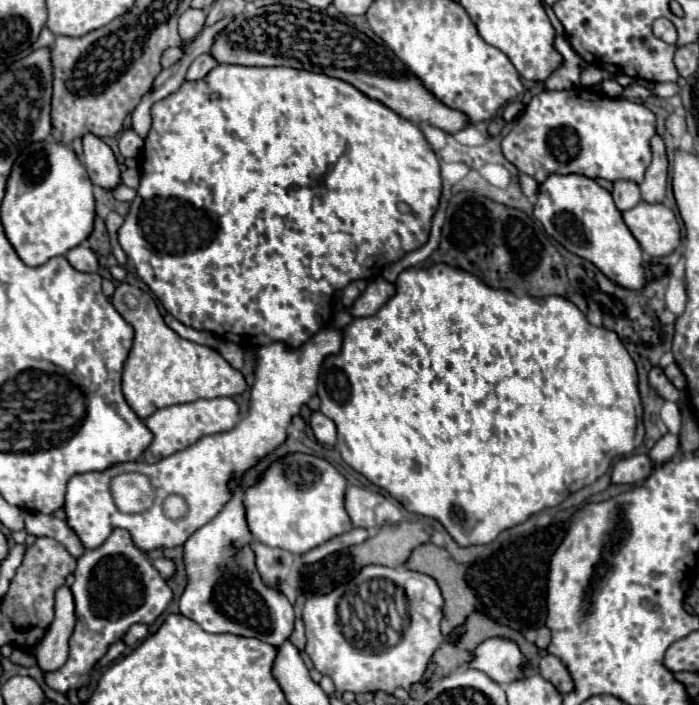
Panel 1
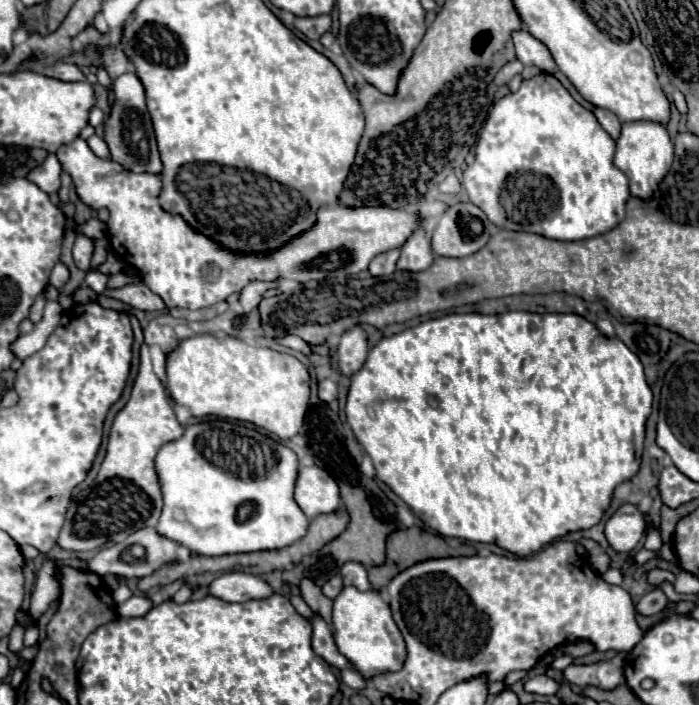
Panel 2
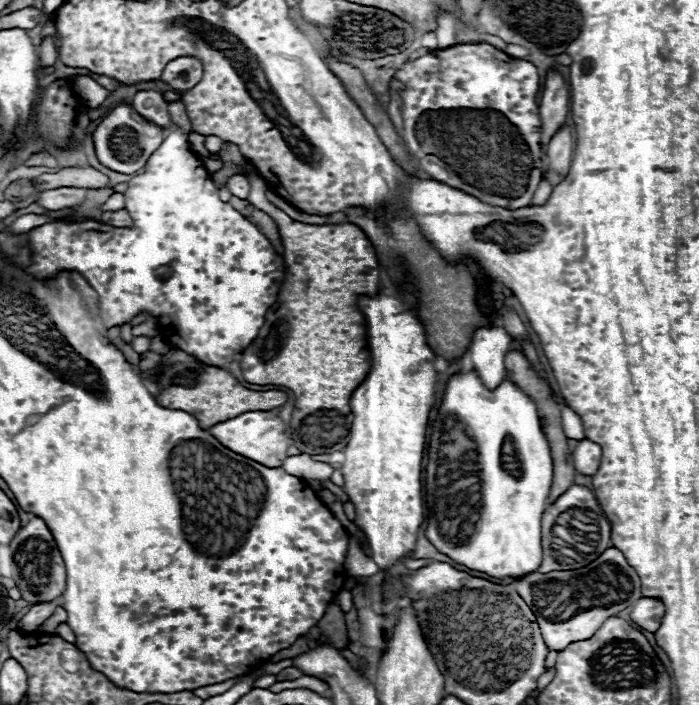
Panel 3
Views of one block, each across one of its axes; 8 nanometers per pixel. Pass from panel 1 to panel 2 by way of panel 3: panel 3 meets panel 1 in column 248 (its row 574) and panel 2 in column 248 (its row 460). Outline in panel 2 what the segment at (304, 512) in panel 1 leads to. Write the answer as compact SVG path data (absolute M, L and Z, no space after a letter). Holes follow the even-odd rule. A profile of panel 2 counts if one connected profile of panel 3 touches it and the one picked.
M226 420L200 422L188 426L184 436L168 442L156 456L156 472L162 484L164 508L158 522L158 532L176 540L202 556L222 556L238 552L258 552L286 548L308 532L310 520L294 502L294 484L298 476L298 458L294 450L272 442L272 458L266 460L260 448L264 436L254 430Z

